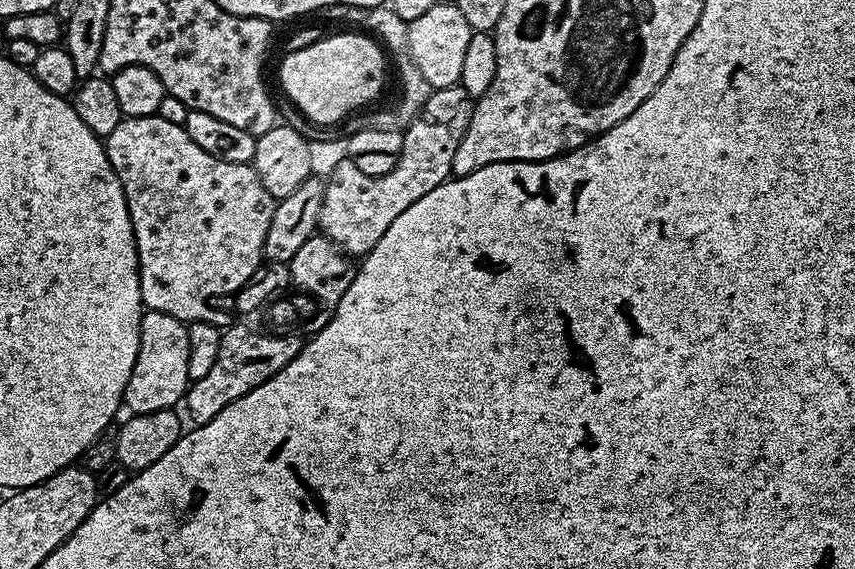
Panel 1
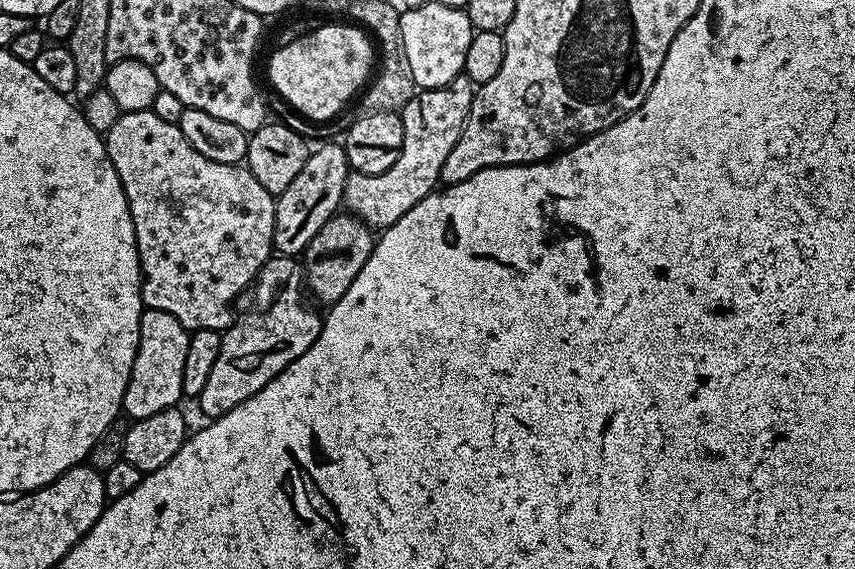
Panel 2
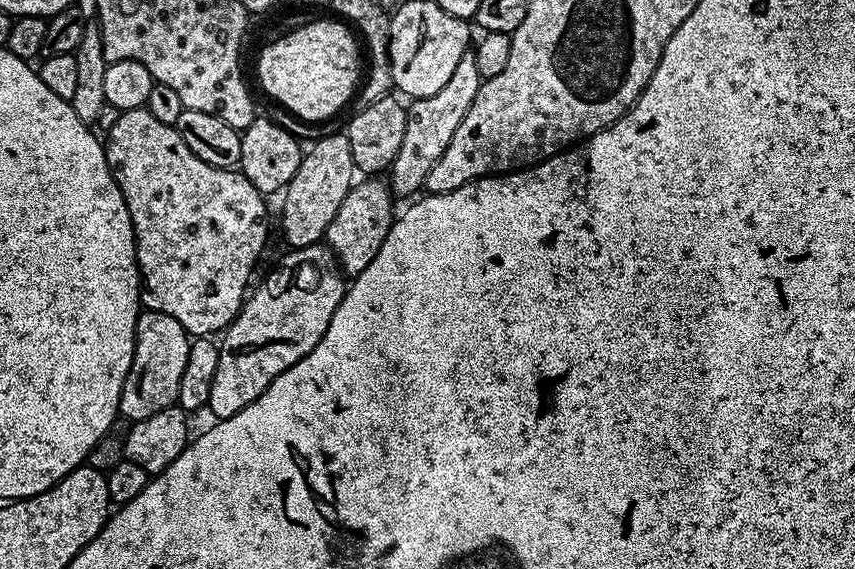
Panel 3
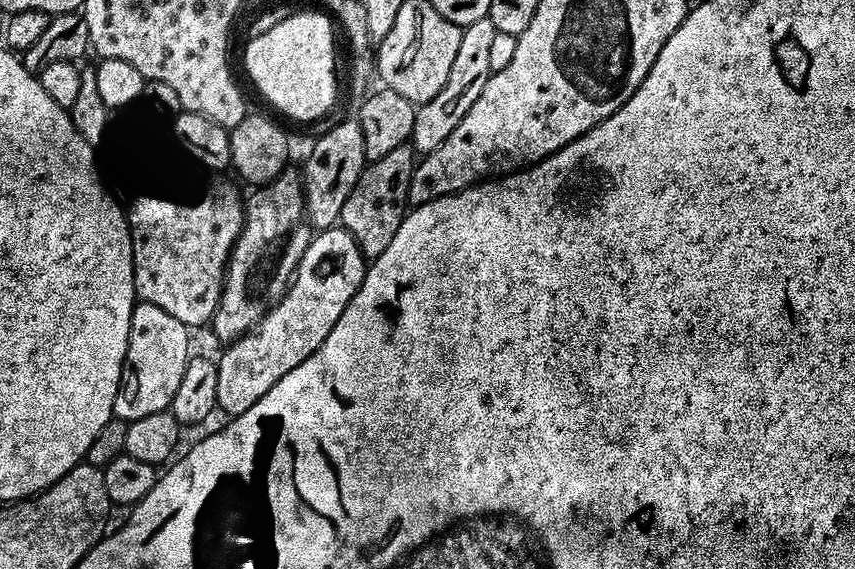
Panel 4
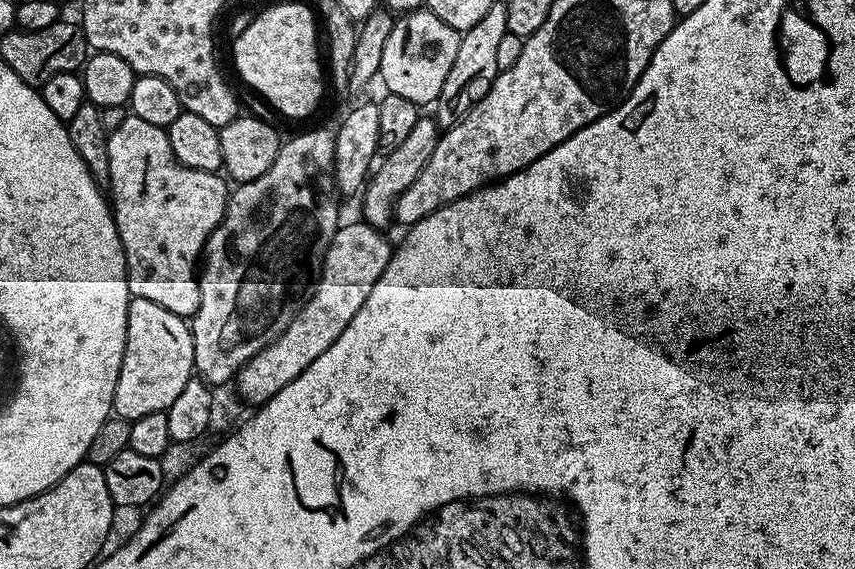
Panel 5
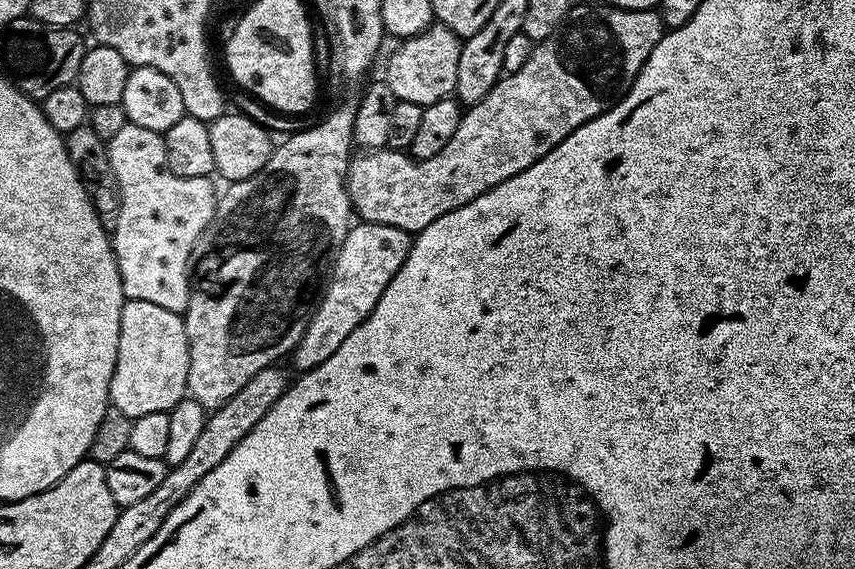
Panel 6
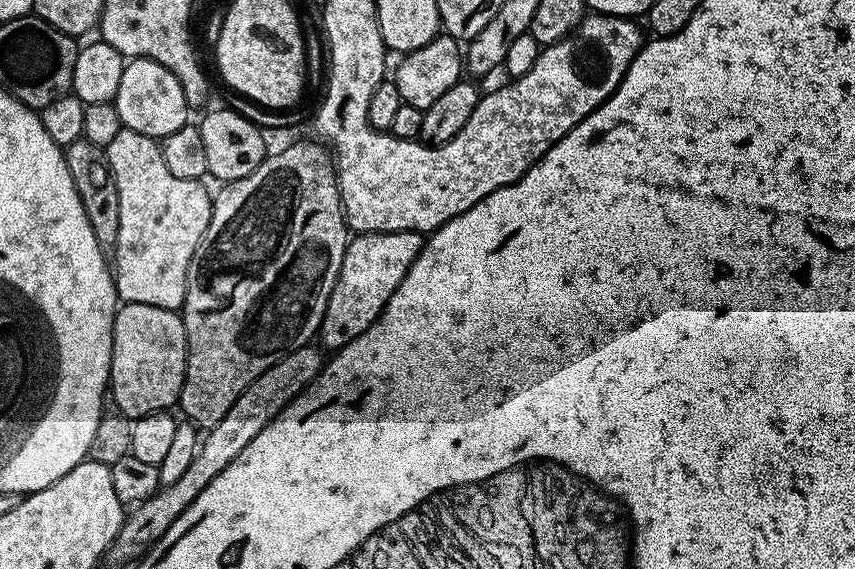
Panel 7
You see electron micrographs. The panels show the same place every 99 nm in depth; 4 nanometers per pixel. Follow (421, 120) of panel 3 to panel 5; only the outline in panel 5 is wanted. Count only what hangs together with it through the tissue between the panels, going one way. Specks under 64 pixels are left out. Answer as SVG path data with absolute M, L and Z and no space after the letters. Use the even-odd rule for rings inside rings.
M497 2L486 10L486 15L470 30L460 37L458 55L454 57L454 66L450 66L450 74L446 74L446 82L442 85L442 94L434 102L434 119L441 129L453 128L472 107L488 93L490 86L496 80L498 70L498 45L508 33L506 26L506 3Z

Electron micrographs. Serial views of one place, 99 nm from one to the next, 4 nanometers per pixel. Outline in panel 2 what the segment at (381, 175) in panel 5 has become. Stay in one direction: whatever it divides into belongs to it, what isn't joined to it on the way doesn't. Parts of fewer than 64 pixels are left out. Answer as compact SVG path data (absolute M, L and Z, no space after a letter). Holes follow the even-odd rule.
M333 214L326 222L326 226L322 226L322 230L318 230L314 238L310 238L302 253L302 272L306 277L307 291L311 295L313 292L324 306L337 304L342 294L350 290L350 282L358 278L358 270L366 266L366 258L370 258L377 242L373 229L369 228L359 216L343 215Z

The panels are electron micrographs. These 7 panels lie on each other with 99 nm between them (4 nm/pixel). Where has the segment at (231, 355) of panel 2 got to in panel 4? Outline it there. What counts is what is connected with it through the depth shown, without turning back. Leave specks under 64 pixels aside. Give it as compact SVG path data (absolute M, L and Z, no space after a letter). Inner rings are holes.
M333 226L313 235L306 254L288 286L288 293L266 313L252 331L233 341L218 356L217 409L231 418L250 410L282 374L290 374L294 366L306 362L314 350L326 342L326 334L334 330L334 322L342 318L342 310L362 286L366 258L345 228Z

